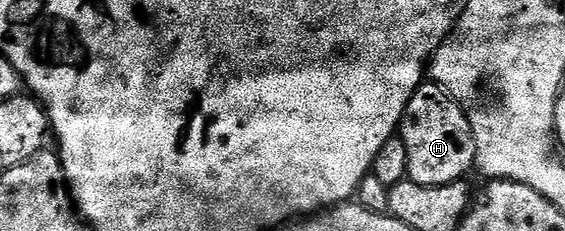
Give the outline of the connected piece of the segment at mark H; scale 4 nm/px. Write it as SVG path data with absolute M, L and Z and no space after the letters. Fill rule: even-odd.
M425 82L410 98L404 111L398 134L406 142L408 154L407 179L422 186L446 186L465 179L476 163L476 139L472 133L465 105L455 100L447 88L435 82Z

